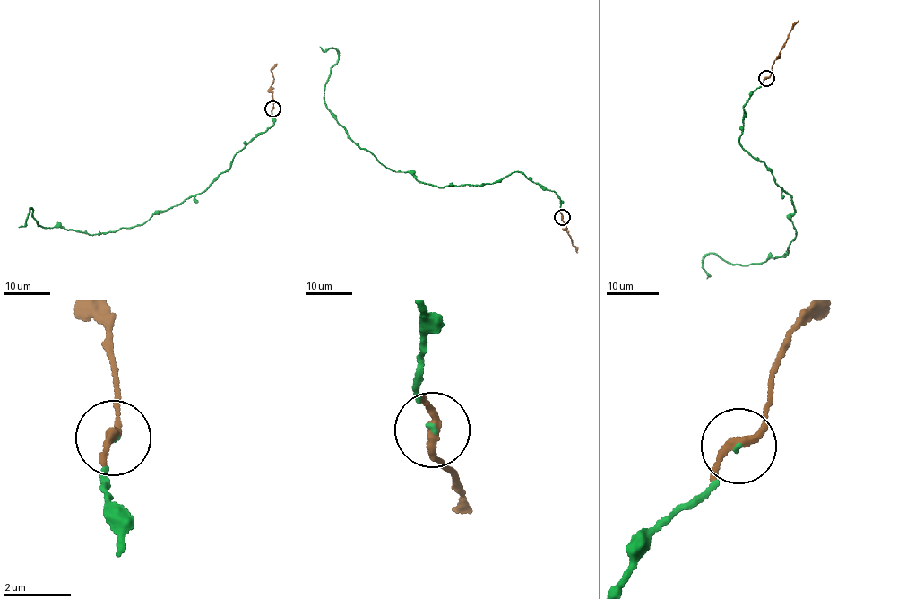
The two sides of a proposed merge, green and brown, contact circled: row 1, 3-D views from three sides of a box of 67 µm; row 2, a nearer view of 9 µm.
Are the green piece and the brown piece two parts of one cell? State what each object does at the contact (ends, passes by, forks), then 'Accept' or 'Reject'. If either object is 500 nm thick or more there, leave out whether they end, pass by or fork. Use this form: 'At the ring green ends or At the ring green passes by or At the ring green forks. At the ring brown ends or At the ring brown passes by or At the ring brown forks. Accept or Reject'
At the ring green ends. At the ring brown passes by. Accept

